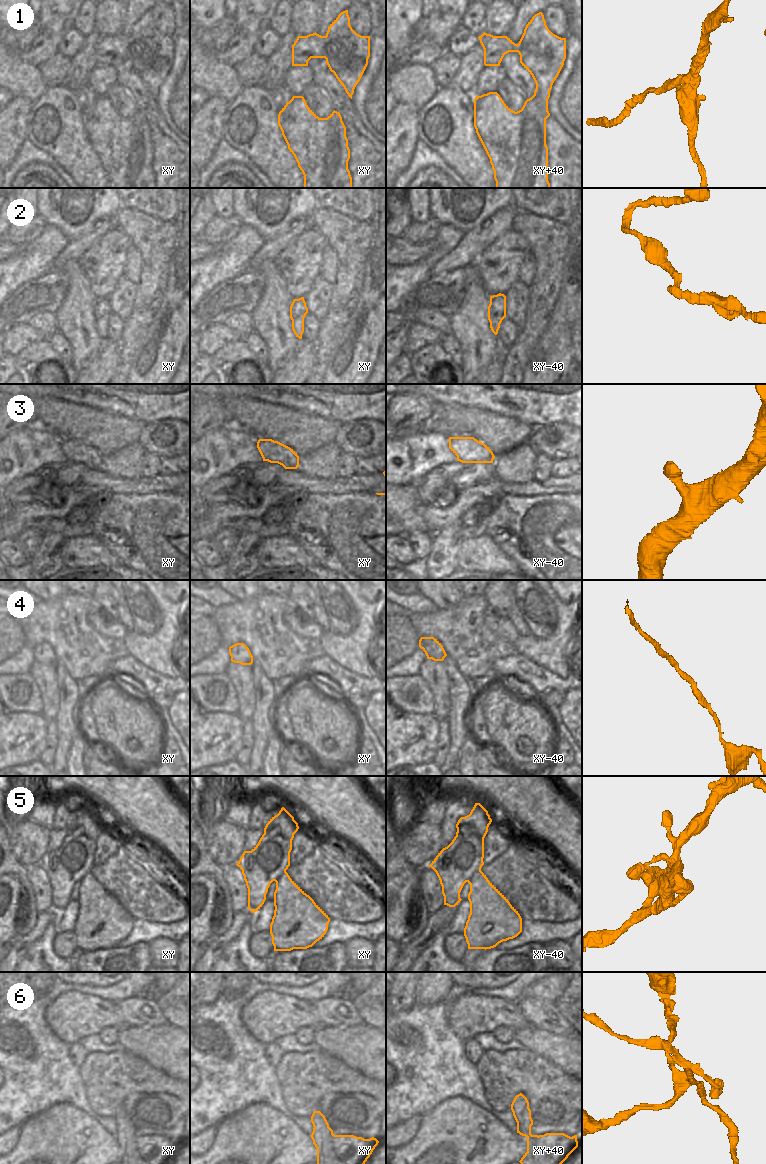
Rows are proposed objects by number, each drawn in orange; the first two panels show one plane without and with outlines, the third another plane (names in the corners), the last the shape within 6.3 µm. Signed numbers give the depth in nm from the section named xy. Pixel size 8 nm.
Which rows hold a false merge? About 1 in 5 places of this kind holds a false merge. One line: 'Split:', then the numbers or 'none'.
Split: 1, 6

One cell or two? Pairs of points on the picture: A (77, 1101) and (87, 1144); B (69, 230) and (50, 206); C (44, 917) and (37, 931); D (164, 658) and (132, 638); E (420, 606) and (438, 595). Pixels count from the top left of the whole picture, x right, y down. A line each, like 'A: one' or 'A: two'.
A: two
B: one
C: one
D: one
E: two

